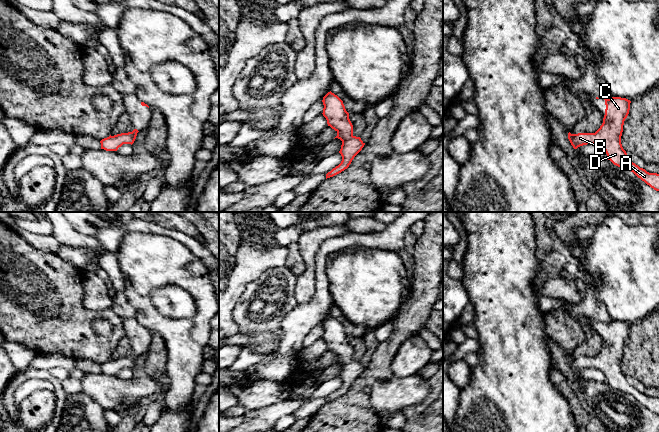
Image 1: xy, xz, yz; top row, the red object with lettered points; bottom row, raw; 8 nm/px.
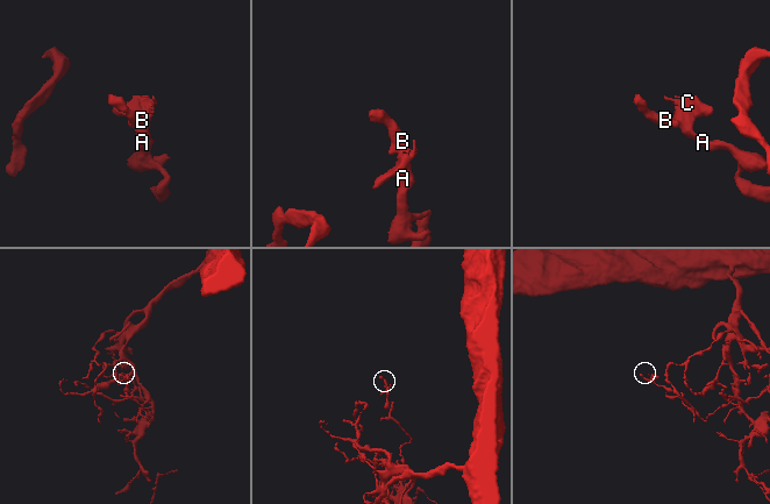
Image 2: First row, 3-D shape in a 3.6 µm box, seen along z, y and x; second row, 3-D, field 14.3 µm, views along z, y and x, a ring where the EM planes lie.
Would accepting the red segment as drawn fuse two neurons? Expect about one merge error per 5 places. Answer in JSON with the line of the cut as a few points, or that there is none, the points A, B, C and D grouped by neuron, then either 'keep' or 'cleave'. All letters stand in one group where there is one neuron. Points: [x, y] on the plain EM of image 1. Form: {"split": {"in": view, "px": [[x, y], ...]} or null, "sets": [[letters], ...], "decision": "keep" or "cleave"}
{"split": null, "sets": [["A", "B", "C", "D"]], "decision": "keep"}

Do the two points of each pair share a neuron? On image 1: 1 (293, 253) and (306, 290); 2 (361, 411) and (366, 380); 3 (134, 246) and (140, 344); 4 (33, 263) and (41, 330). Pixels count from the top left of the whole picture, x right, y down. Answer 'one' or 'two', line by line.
1: two
2: one
3: two
4: one

